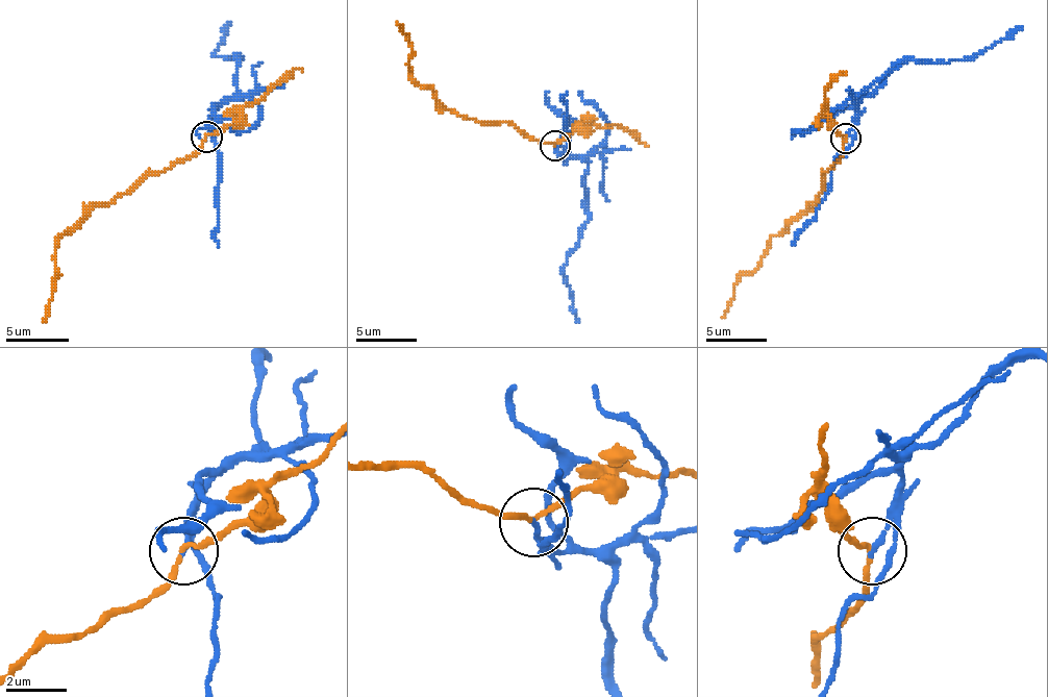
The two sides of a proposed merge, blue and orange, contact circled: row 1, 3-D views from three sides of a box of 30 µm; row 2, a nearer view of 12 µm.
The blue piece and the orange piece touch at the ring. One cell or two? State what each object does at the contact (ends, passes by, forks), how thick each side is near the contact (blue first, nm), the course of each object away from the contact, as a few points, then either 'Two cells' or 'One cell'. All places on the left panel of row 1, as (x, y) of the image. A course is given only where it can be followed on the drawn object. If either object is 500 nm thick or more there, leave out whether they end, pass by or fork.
At the ring blue ends. At the ring orange passes by. Thickness 170 nm (blue) against 140 nm. Course of blue: (205, 138), (208, 119), (240, 94), (236, 59), (240, 56), (230, 59), (215, 53), (230, 22). Course of orange: (205, 138), (193, 153), (155, 175), (143, 175), (55, 241), (58, 278), (43, 322). Two cells

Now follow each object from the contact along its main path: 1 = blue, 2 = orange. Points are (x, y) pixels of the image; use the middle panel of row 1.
1: (554, 146), (557, 152), (588, 165), (584, 200), (588, 222), (578, 246), (567, 258), (564, 276), (578, 322)
2: (554, 146), (542, 143), (506, 122), (464, 119), (421, 85), (408, 70), (412, 43), (397, 22)

